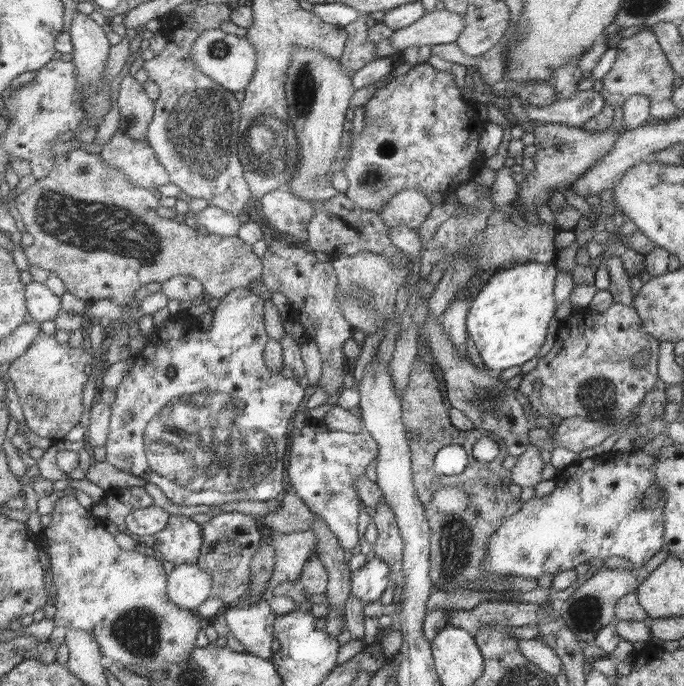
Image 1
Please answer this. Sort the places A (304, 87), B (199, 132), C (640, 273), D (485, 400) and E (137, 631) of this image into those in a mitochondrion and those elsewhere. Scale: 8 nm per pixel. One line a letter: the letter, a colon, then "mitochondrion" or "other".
A: mitochondrion
B: mitochondrion
C: other
D: mitochondrion
E: mitochondrion

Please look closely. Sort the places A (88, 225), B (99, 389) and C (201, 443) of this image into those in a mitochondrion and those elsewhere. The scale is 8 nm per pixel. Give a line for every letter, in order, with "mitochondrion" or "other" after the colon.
A: mitochondrion
B: other
C: mitochondrion

